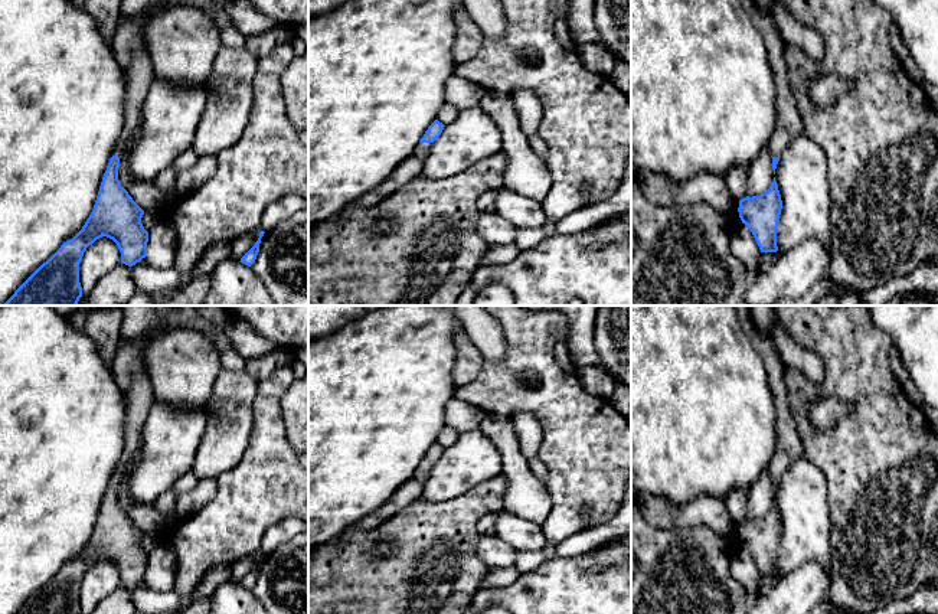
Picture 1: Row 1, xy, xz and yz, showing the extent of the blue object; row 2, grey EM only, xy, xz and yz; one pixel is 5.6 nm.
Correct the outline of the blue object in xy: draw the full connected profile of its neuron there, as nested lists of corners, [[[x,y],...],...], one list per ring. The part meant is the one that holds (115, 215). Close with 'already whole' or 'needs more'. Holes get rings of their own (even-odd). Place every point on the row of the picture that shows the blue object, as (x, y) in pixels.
[[[150,14],[120,17],[111,42],[125,74],[125,121],[89,218],[3,306],[76,306],[82,297],[79,264],[86,248],[102,236],[117,244],[121,262],[128,267],[147,257],[148,232],[141,223],[144,210],[121,186],[118,167],[122,148],[138,125],[143,102],[154,81],[154,65],[146,42],[150,20]]] | needs more

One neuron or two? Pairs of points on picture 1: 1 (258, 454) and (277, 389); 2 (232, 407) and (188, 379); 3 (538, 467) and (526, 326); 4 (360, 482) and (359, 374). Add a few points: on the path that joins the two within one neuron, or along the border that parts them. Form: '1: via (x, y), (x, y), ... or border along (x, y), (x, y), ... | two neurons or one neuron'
1: border along (258, 394), (280, 399) | two neurons
2: border along (222, 369), (209, 399), (203, 405) | two neurons
3: border along (536, 456), (546, 469), (546, 485) | two neurons
4: via (356, 454), (356, 411), (359, 401) | one neuron

